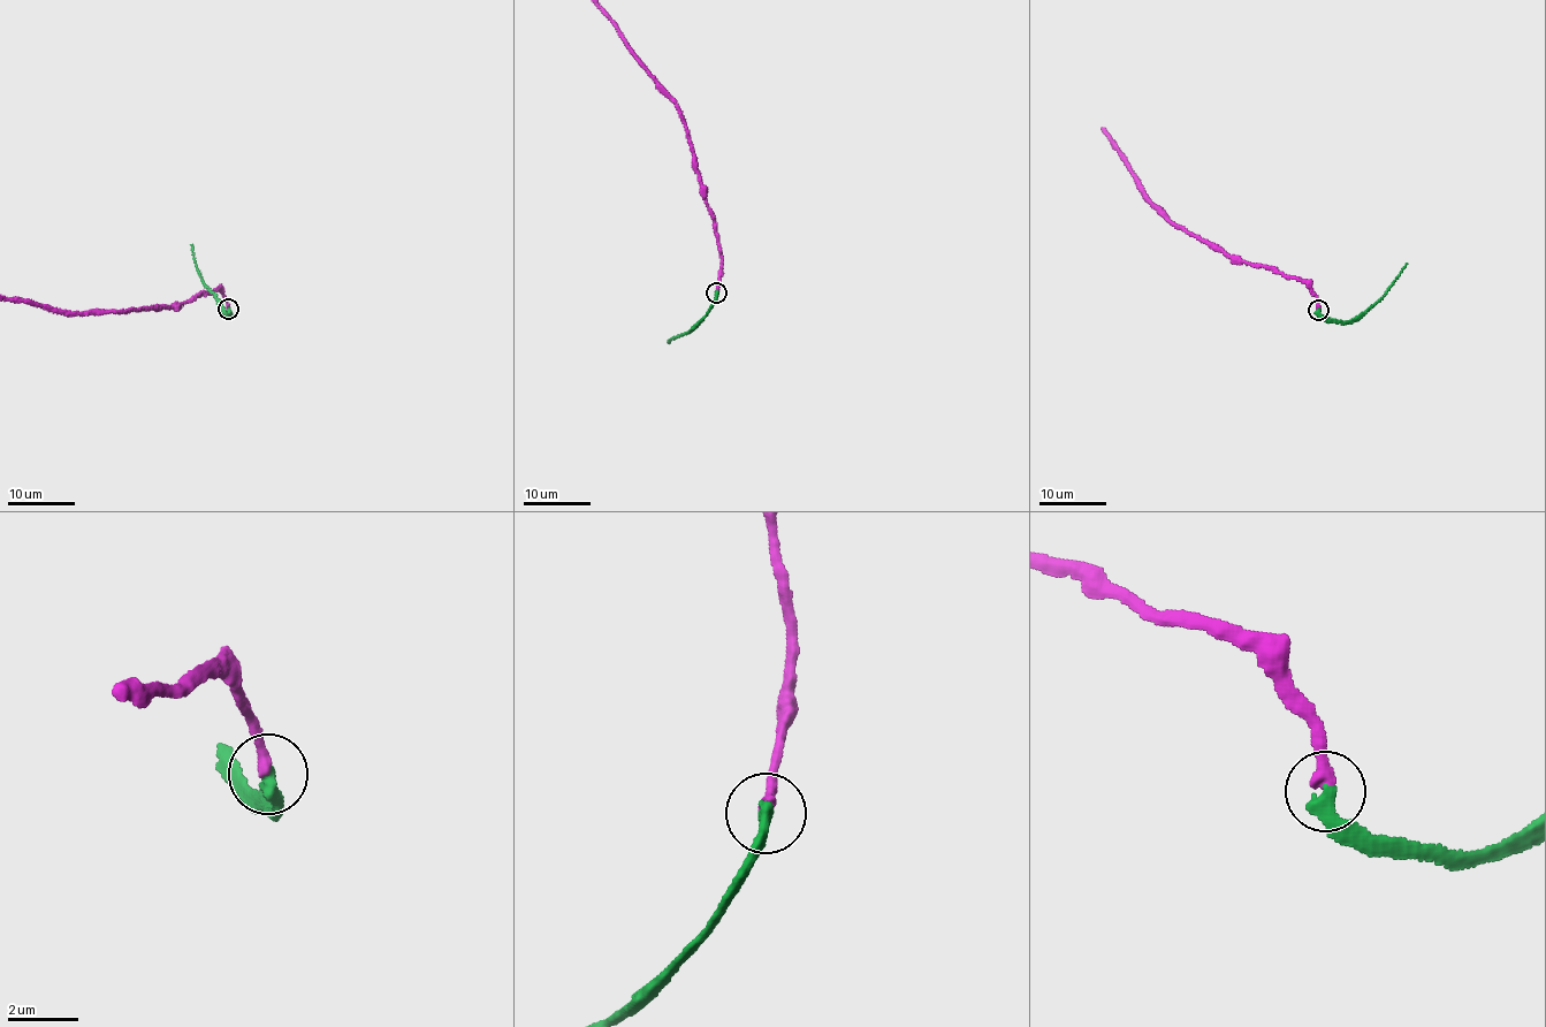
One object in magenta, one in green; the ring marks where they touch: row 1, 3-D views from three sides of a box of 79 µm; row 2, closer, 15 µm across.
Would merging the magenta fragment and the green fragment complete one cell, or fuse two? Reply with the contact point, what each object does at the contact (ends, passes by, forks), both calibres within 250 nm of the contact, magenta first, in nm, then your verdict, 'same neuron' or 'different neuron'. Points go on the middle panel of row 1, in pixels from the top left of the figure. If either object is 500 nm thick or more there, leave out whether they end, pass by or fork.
(716, 293) | magenta ends | green ends | 340/440 nm | same neuron

